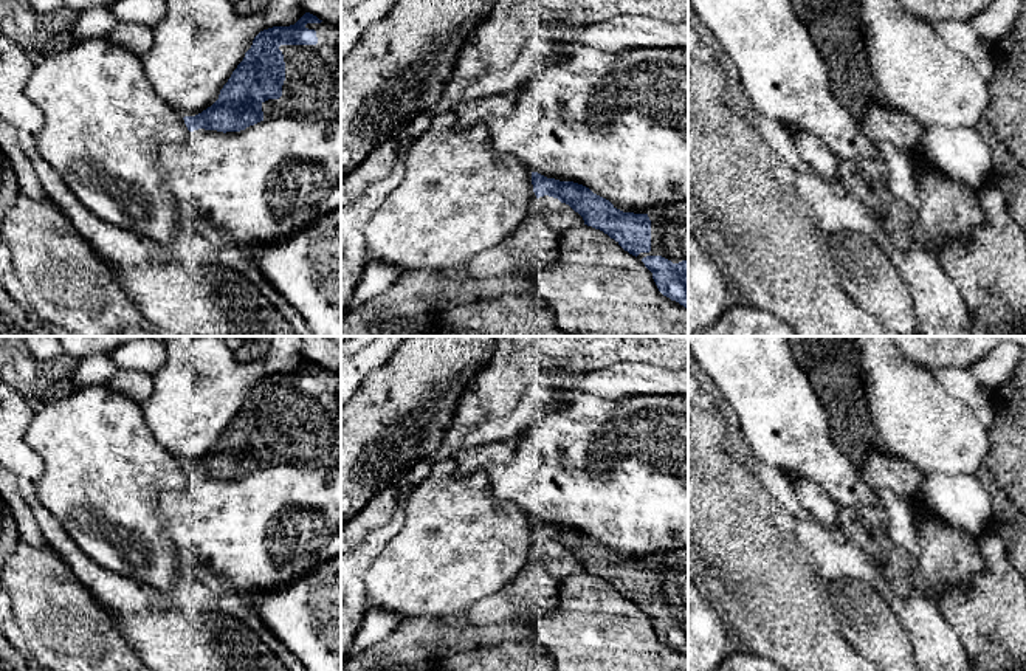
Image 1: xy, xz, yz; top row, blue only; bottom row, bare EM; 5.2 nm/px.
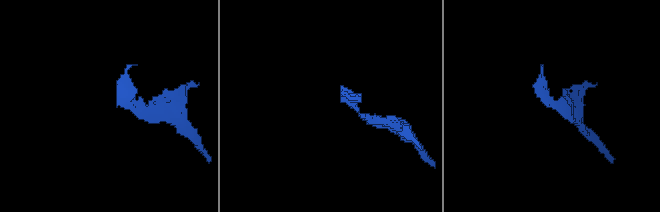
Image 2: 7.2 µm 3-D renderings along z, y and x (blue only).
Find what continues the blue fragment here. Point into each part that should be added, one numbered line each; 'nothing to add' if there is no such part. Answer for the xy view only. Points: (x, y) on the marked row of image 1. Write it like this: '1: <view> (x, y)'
1: xy (312, 89)

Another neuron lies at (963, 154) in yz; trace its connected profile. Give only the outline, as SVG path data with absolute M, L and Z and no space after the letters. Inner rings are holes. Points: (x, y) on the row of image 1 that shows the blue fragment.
M930 126L921 160L953 181L983 189L993 169L992 147L976 127Z

